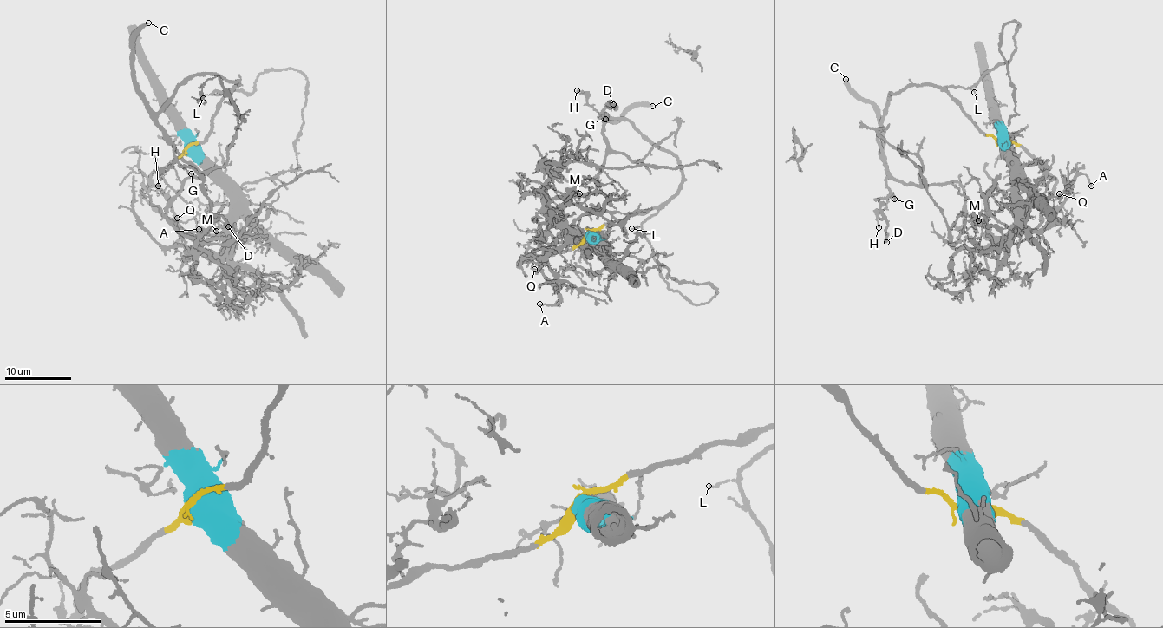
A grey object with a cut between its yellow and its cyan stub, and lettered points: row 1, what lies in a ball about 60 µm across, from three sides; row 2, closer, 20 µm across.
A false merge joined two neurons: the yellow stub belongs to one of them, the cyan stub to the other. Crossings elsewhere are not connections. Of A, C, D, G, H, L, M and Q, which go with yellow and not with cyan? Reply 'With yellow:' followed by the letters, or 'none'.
With yellow: C, D, G, H, L

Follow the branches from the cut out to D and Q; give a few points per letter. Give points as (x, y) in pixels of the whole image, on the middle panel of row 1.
D: (588, 235), (664, 204), (680, 186), (676, 157), (629, 121), (601, 114), (613, 104)
Q: (588, 235), (597, 247), (570, 234), (564, 245), (551, 249), (539, 259), (540, 264), (532, 258), (535, 269)

